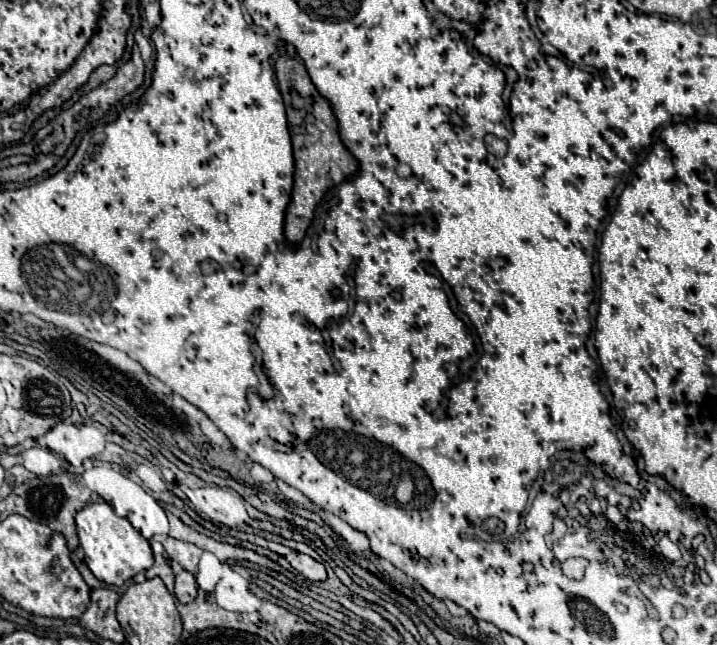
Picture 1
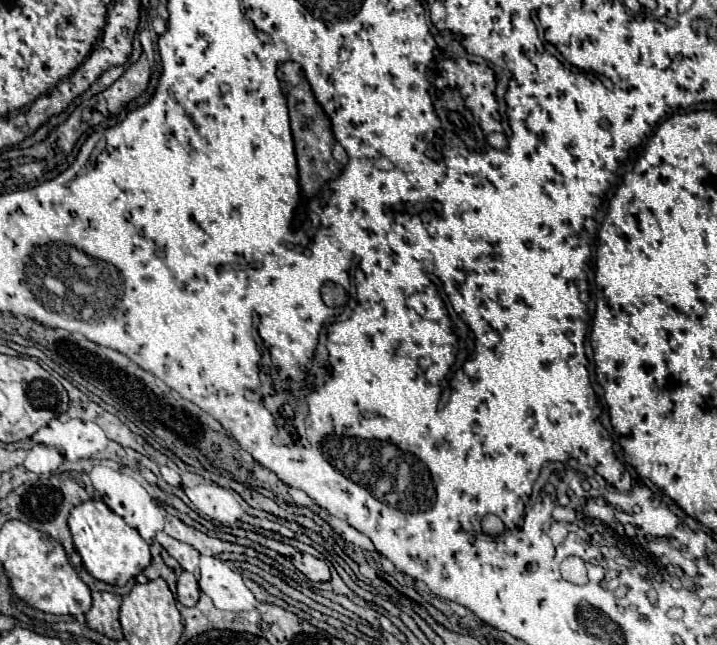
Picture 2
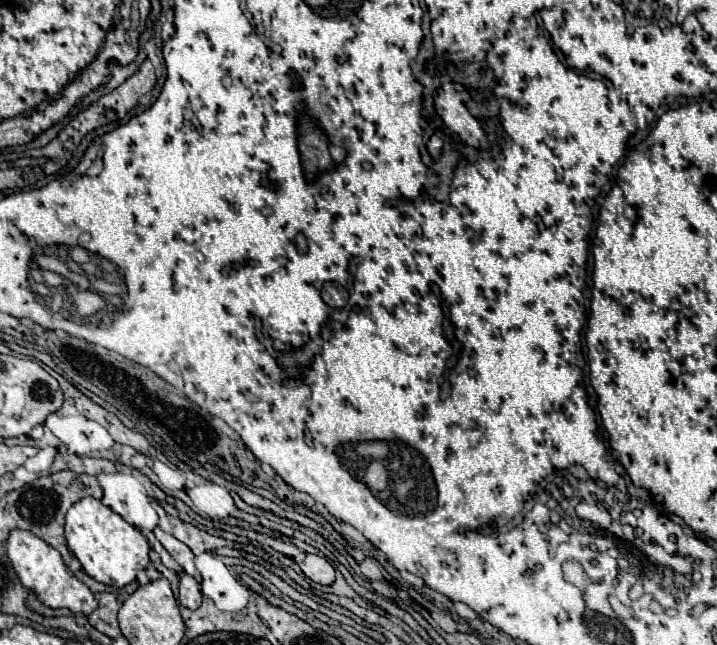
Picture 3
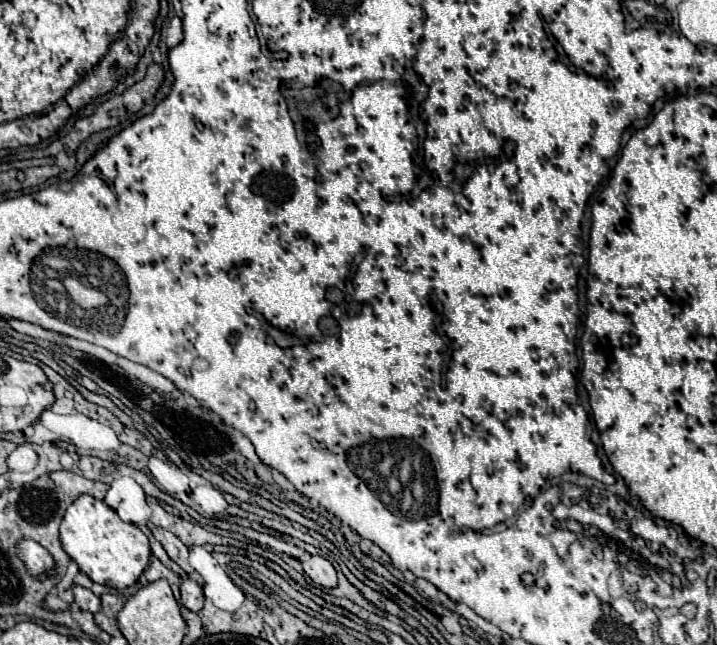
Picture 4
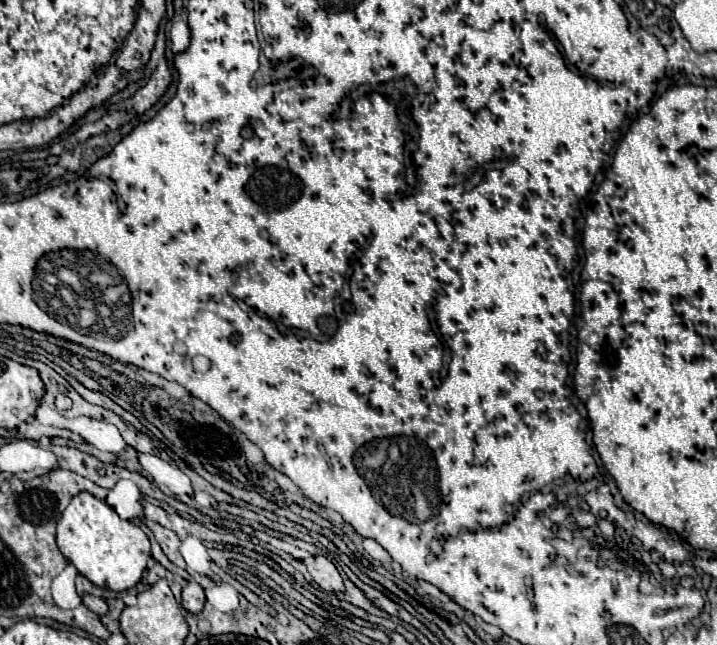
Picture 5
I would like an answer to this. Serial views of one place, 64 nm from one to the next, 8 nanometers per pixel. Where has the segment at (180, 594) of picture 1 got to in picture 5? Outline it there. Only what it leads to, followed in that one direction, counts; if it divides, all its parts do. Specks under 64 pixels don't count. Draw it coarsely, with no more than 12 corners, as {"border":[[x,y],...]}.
{"border":[[186,582],[182,588],[182,606],[200,614],[206,596],[202,586]]}

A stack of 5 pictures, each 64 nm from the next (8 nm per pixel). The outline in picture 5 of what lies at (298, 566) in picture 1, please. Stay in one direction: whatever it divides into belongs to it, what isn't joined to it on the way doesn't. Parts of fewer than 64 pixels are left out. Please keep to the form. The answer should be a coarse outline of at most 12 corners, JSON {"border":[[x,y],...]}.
{"border":[[294,556],[306,564],[312,580],[326,592],[344,590],[342,576],[324,556]]}

